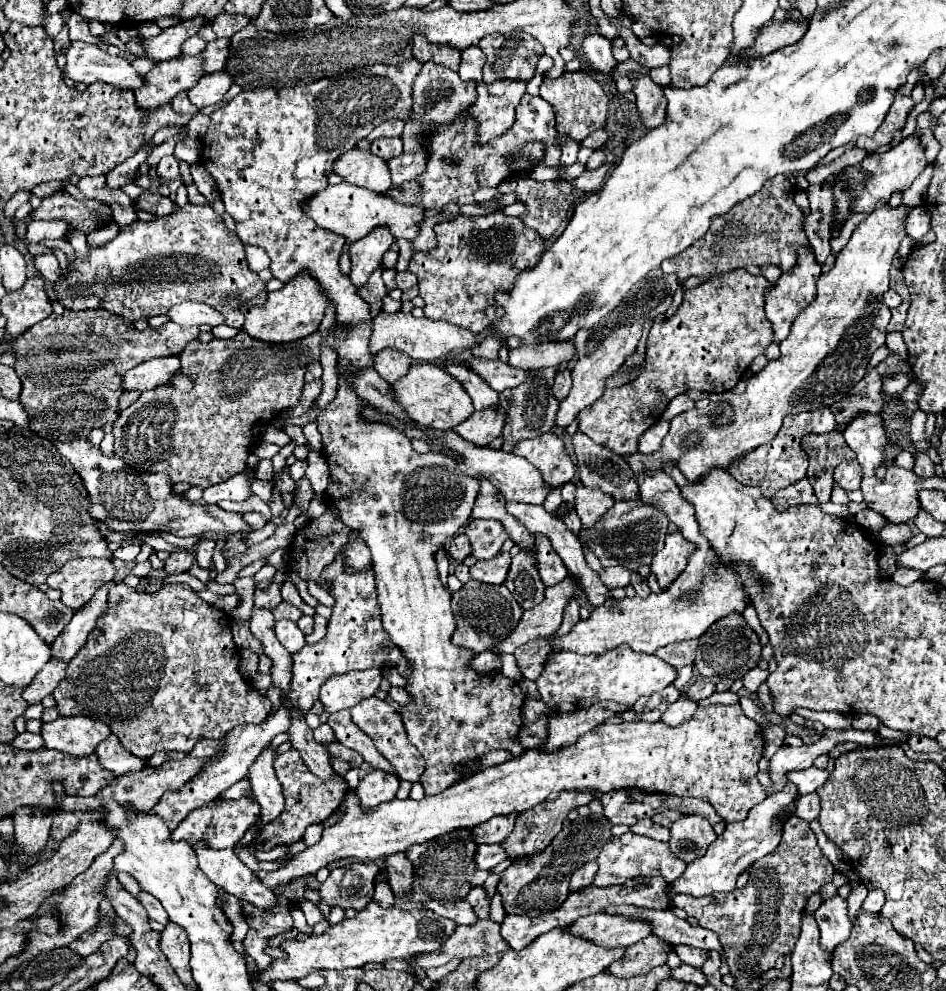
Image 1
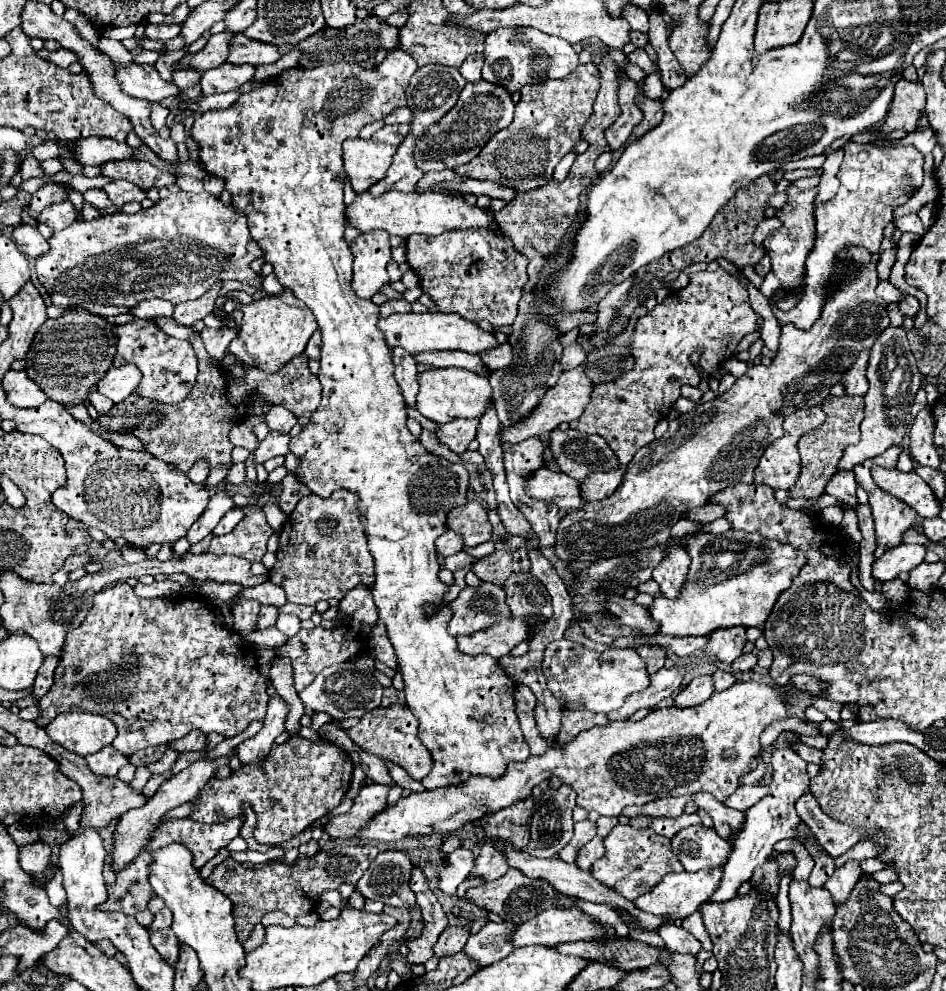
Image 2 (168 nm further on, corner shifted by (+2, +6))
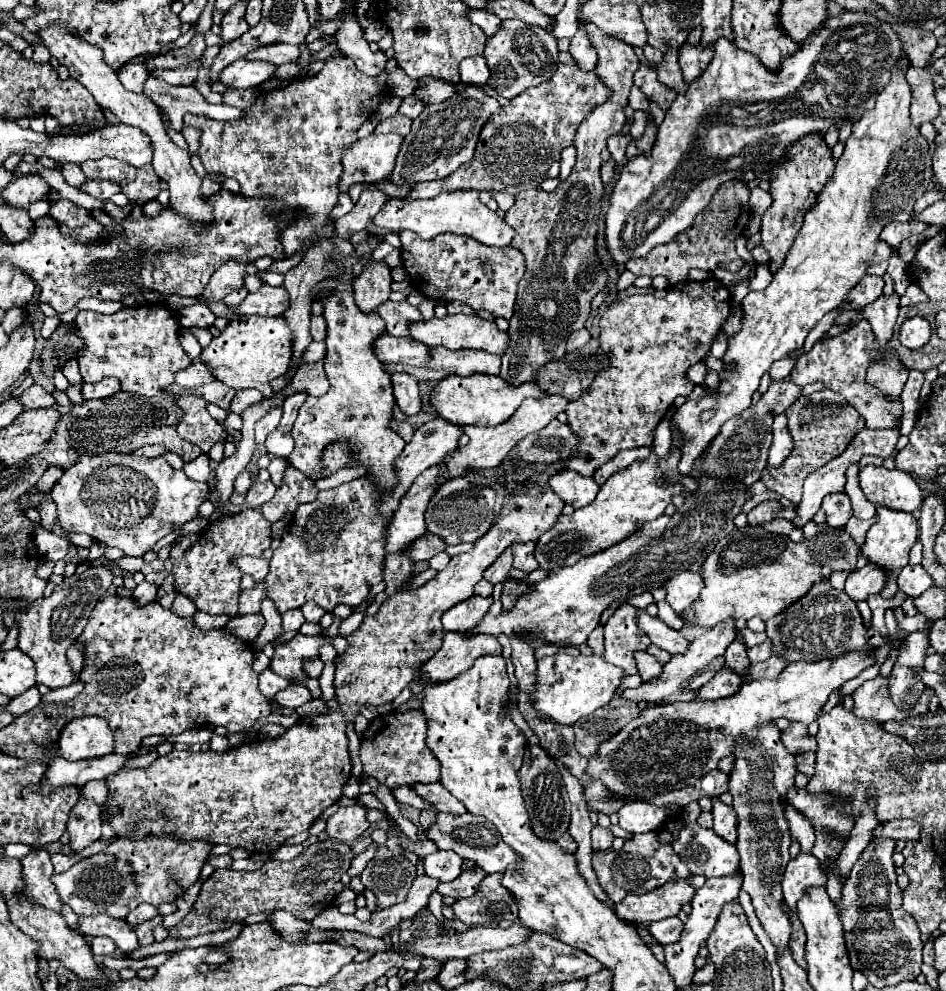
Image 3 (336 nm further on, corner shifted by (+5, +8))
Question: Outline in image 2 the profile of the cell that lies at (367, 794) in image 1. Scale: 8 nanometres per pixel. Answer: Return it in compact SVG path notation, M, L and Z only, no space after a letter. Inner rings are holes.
M364 784L354 798L352 808L342 816L332 818L332 822L326 826L328 834L332 838L352 838L362 826L368 824L374 812L378 814L386 808L388 792L390 784Z

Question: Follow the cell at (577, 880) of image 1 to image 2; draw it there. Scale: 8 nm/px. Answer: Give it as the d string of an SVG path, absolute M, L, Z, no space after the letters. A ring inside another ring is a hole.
M594 836L594 838L580 850L580 854L578 854L578 858L576 858L576 864L578 864L578 868L590 872L592 864L594 864L602 854L604 854L602 838L600 838L600 836Z

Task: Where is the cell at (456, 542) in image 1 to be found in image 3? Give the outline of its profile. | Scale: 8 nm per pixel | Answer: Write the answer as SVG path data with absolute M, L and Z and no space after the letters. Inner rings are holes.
M425 532L421 538L417 538L411 544L411 550L407 550L407 554L411 554L411 558L415 558L415 562L419 562L419 560L431 560L435 554L443 552L445 546L447 544L443 542L443 538Z

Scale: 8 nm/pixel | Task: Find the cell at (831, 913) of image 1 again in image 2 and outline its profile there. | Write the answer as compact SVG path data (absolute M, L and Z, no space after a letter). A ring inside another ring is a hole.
M850 860L846 866L838 868L838 870L832 874L832 878L824 884L824 888L830 892L830 896L832 896L832 900L834 900L834 906L846 902L846 898L850 896L854 884L858 882L860 874L862 874L862 872L860 872L856 860Z

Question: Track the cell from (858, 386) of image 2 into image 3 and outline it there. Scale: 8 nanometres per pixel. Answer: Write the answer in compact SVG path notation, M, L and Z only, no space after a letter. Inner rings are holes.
M863 318L857 322L857 326L837 336L823 334L815 342L811 352L799 356L791 372L791 382L795 382L801 388L813 382L823 382L825 388L841 394L853 408L857 408L857 412L865 418L865 428L871 430L897 428L903 416L901 400L887 400L887 394L883 394L877 386L869 386L867 382L867 366L875 360L881 360L879 346L875 346L875 334L871 334L871 324Z

